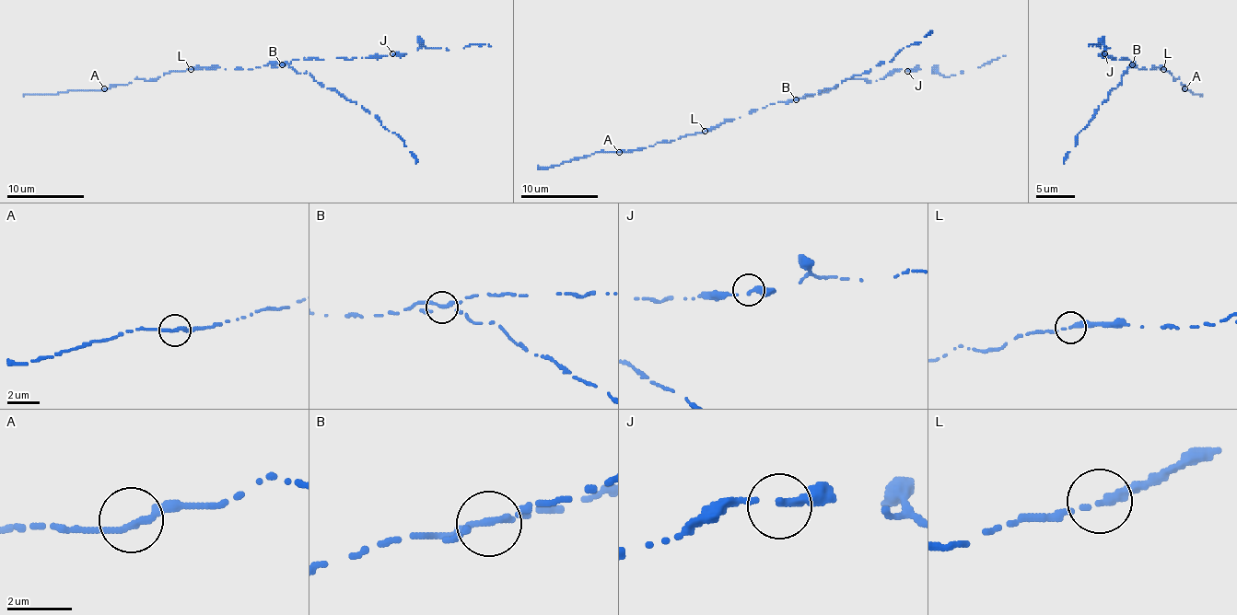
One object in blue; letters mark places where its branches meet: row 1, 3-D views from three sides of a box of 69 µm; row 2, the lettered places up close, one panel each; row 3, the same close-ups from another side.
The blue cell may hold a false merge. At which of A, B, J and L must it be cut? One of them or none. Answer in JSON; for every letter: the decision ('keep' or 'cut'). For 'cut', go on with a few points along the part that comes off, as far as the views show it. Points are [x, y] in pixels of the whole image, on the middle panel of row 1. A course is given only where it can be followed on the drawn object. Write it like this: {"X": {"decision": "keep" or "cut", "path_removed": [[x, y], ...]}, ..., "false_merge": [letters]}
{"A": {"decision": "keep"}, "B": {"decision": "cut", "path_removed": [[796, 100], [832, 88], [890, 62], [904, 48], [918, 44], [930, 30]]}, "J": {"decision": "keep"}, "L": {"decision": "keep"}, "false_merge": ["B"]}

